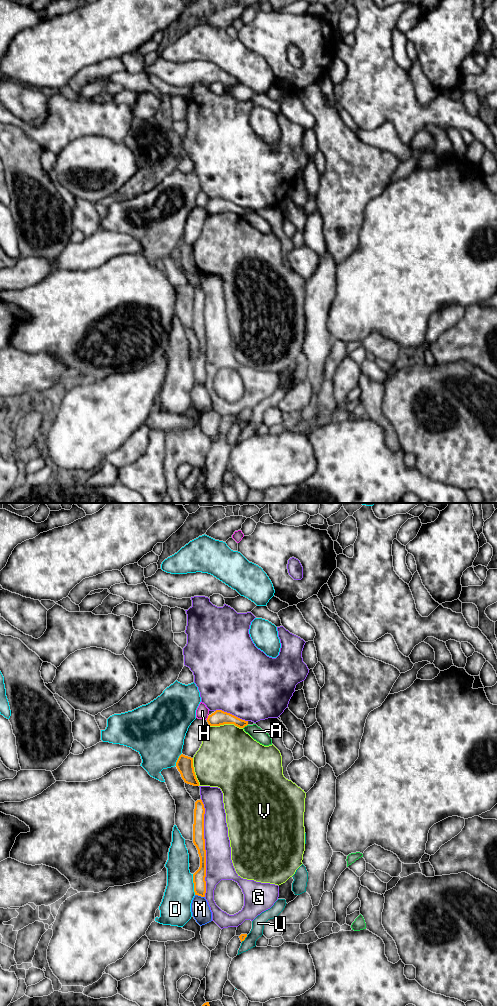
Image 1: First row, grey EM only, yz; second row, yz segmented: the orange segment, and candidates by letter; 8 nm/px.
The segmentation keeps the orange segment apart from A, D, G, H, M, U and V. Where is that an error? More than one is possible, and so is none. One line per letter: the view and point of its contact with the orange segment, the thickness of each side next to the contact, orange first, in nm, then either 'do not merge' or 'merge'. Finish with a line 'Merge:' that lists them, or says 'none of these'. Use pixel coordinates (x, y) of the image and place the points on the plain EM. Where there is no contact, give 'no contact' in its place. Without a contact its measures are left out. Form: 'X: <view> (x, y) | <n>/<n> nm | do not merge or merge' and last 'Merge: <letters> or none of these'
A: yz (245, 213) | 120/100 nm | do not merge
D: yz (194, 372) | 100/260 nm | do not merge
G: yz (204, 336) | 100/220 nm | do not merge
H: yz (207, 206) | 120/100 nm | do not merge
M: yz (200, 383) | 100/150 nm | do not merge
U: yz (244, 427) | 50/100 nm | do not merge
V: yz (226, 211) | 120/460 nm | do not merge
Merge: none of these

